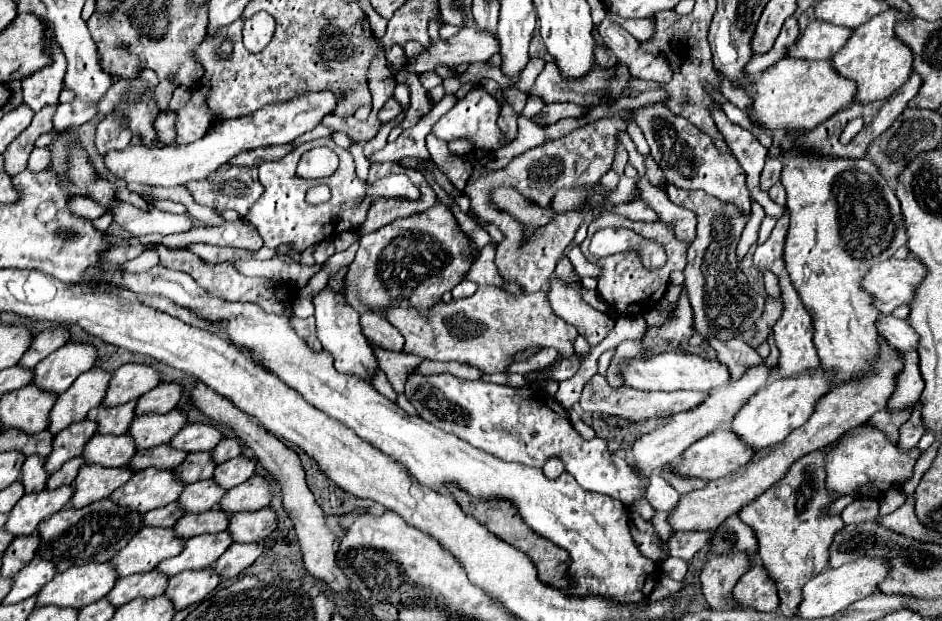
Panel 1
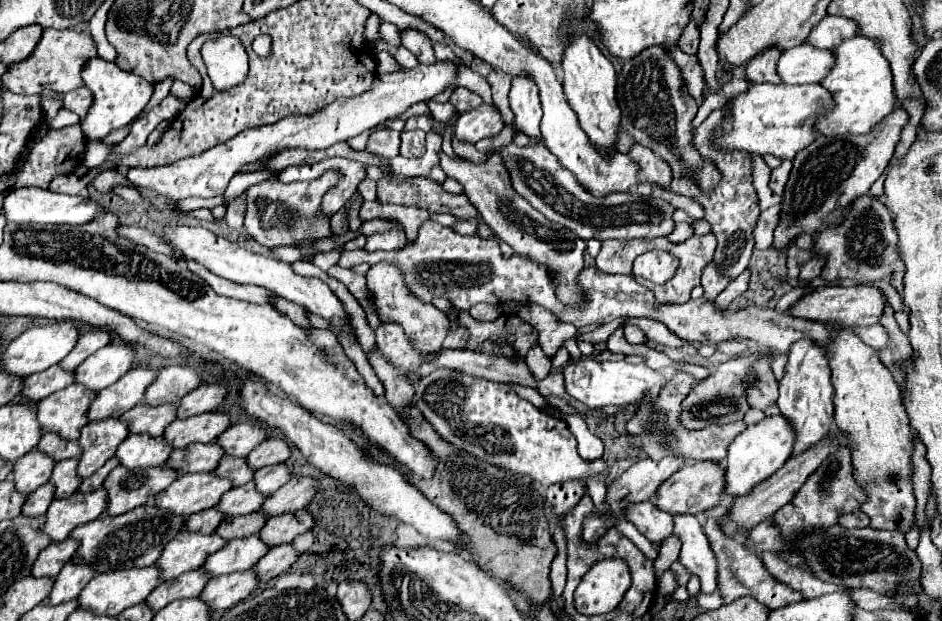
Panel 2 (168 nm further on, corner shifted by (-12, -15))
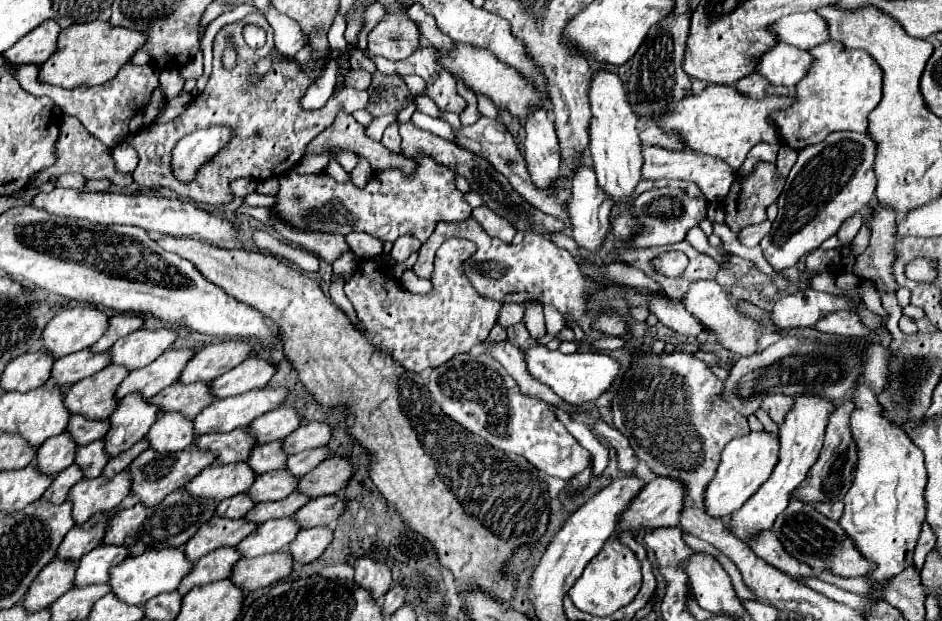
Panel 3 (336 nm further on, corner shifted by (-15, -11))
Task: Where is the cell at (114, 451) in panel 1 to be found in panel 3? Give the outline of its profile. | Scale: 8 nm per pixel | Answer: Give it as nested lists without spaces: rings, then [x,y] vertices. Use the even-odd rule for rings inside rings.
[[[172,412],[158,416],[156,424],[148,430],[148,448],[156,452],[176,452],[184,450],[194,442],[194,432],[192,432],[192,420],[186,420],[182,414]]]

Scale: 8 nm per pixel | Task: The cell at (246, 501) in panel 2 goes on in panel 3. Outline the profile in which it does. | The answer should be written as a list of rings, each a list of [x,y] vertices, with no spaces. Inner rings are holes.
[[[272,470],[266,474],[256,476],[252,488],[248,494],[252,496],[254,502],[276,502],[280,498],[286,498],[294,492],[298,478],[290,476],[284,470]]]

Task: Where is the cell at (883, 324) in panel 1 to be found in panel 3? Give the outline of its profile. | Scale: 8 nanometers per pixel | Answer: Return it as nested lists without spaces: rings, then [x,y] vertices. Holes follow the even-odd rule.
[[[844,310],[832,312],[830,316],[822,318],[814,328],[820,330],[820,332],[852,336],[852,338],[862,338],[862,336],[872,334],[872,330],[868,326],[864,326],[864,322],[854,312],[844,312]]]

